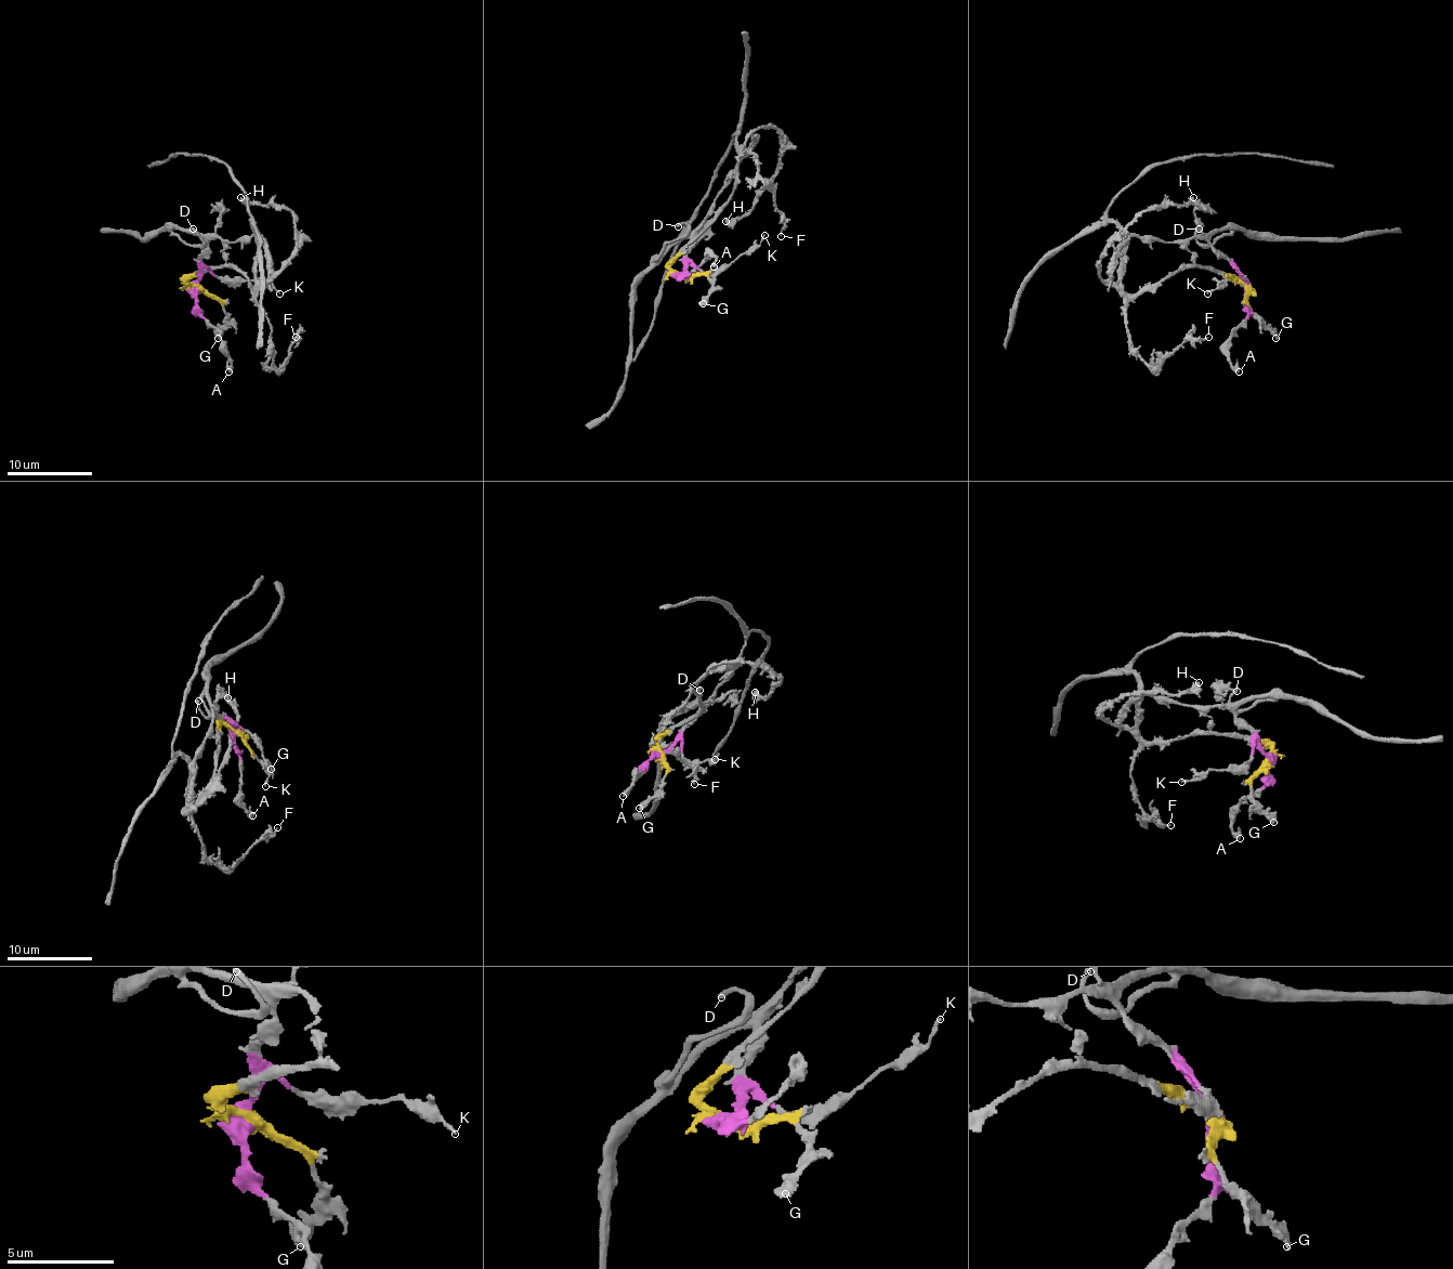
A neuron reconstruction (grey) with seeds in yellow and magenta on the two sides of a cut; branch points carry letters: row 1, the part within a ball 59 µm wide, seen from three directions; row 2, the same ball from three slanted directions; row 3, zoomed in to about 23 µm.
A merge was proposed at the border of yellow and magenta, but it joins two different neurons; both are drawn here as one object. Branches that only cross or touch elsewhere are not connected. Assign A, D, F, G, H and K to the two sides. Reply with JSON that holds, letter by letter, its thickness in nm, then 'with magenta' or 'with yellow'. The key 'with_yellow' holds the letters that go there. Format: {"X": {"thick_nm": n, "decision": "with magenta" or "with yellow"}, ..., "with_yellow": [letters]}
{"A": {"thick_nm": 340, "decision": "with magenta"}, "D": {"thick_nm": 260, "decision": "with magenta"}, "F": {"thick_nm": 120, "decision": "with yellow"}, "G": {"thick_nm": 440, "decision": "with yellow"}, "H": {"thick_nm": 400, "decision": "with yellow"}, "K": {"thick_nm": 160, "decision": "with magenta"}, "with_yellow": ["F", "G", "H"]}

